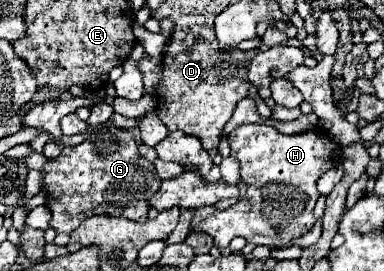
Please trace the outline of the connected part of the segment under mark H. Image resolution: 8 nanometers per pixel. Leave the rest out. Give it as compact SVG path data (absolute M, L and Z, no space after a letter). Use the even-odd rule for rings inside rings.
M261 123L239 125L237 129L233 129L229 133L229 139L231 139L231 157L239 159L239 163L241 163L241 175L243 175L243 183L247 185L247 193L243 199L239 199L239 203L235 203L227 211L215 211L213 215L209 215L193 231L197 231L197 233L207 231L207 235L211 235L215 239L215 245L221 249L225 249L229 245L229 241L237 235L245 237L247 243L267 245L269 249L291 247L295 239L303 237L309 229L313 229L313 225L315 225L313 207L319 197L315 183L325 171L329 171L331 167L341 163L341 147L337 143L333 143L329 139L329 135L321 129L305 131L305 133L297 133L297 135L283 135L277 129L273 129L269 125L261 125Z

